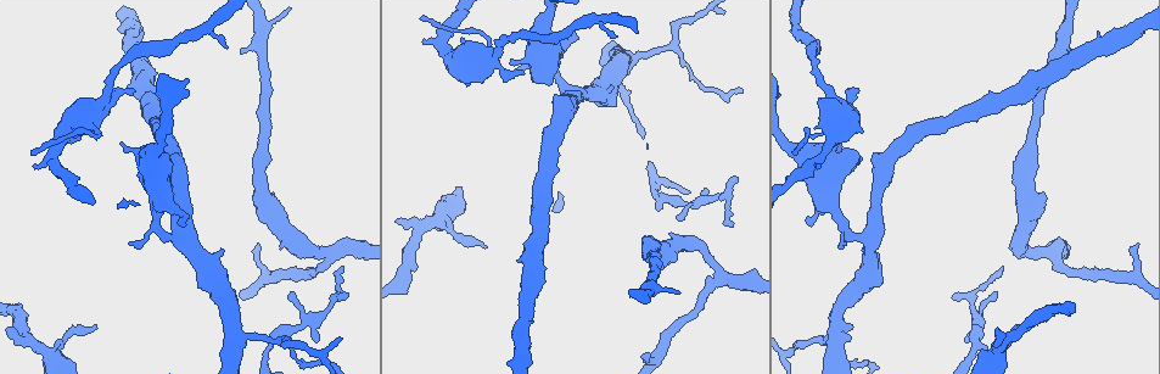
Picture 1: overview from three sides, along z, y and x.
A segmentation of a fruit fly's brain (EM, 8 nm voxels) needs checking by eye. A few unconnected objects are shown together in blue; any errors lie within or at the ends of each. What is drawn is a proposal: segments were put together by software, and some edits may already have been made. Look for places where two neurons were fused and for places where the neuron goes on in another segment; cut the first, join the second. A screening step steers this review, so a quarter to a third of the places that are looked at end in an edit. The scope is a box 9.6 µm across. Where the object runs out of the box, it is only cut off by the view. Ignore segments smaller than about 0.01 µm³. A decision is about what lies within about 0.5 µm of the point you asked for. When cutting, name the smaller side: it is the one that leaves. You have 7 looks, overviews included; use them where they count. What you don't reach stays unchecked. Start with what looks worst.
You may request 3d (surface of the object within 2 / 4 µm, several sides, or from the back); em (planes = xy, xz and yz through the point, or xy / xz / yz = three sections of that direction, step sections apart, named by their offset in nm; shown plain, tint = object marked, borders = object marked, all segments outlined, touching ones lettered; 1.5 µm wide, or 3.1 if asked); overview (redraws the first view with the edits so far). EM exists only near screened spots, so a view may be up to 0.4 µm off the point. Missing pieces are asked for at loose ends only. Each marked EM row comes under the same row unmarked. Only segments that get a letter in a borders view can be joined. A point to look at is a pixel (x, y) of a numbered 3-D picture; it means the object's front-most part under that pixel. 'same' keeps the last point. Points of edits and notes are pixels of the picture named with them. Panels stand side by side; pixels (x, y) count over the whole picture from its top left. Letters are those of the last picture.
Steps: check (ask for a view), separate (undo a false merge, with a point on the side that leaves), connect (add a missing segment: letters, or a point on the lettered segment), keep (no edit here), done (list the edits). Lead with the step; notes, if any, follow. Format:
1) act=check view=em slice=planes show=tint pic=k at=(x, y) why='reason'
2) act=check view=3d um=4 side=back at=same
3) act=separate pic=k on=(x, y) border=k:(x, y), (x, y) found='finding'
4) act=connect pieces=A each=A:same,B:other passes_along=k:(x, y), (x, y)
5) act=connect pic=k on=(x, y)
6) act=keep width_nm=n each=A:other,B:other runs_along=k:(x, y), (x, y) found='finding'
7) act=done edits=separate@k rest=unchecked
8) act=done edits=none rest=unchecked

act=check view=3d um=4 pic=1 at=(135, 92) why='an open end'

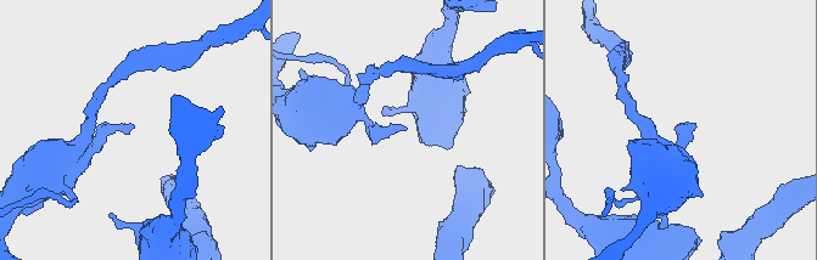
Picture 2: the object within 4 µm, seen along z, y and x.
act=check view=em slice=yz step=4 show=tint pic=2 at=(402, 127) why='need the tissue'

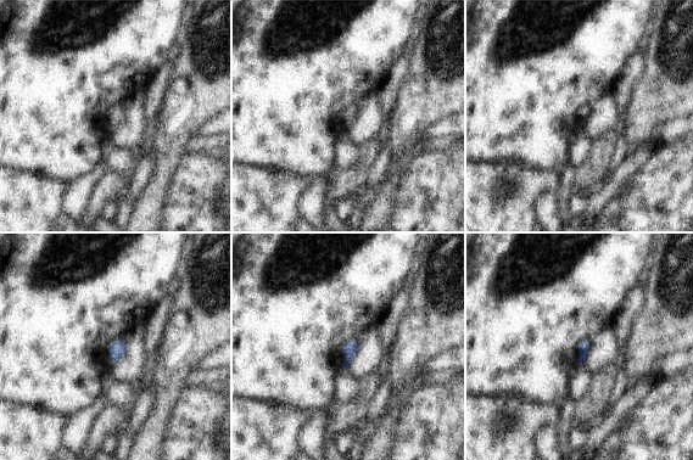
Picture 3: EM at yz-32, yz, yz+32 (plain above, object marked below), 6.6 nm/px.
act=check view=em slice=planes show=borders at=same

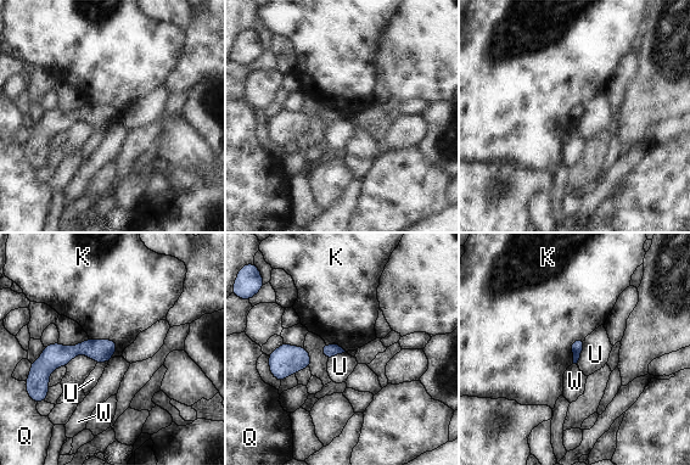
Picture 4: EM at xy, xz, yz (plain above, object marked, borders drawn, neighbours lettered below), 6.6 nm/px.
act=keep each=K:other,Q:other,U:other,W:other runs_along=4:(114, 346), (78, 348), (38, 368) found='no lettered segment goes on from it'

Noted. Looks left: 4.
act=check view=3d um=4 pic=1 at=(836, 338) why='three arms meet'

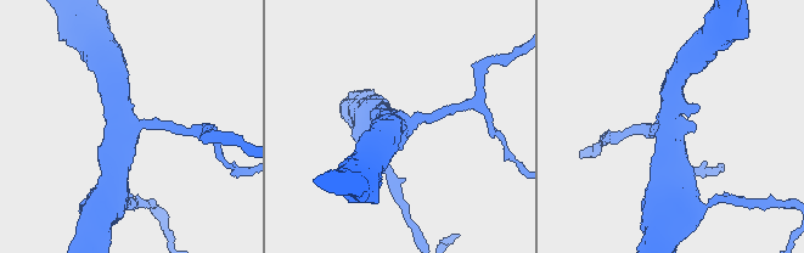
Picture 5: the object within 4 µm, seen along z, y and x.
act=check view=em slice=planes show=borders pic=5 at=(129, 126) arms=3 arm_widths_nm=160,340,400 why='now the EM'

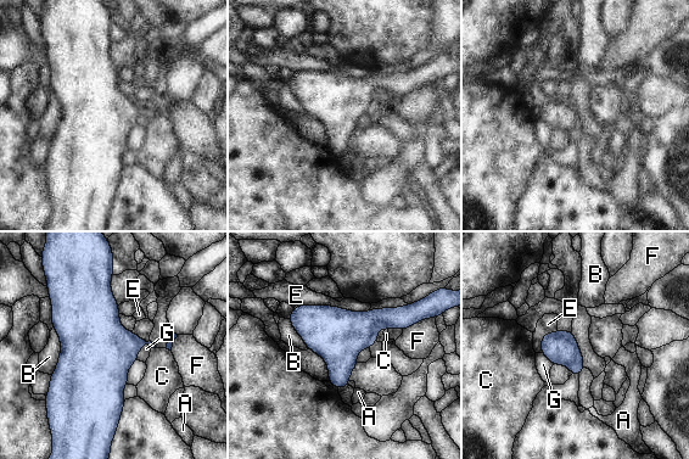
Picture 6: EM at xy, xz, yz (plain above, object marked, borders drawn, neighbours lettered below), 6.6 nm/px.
act=keep each=A:other,B:other,C:other,E:other,F:other,G:other border=6:(52, 326), (60, 358), (50, 374) found='all the same neuron'

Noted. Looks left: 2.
act=check view=em slice=planes show=tint pic=1 at=(736, 183) why='an open end'

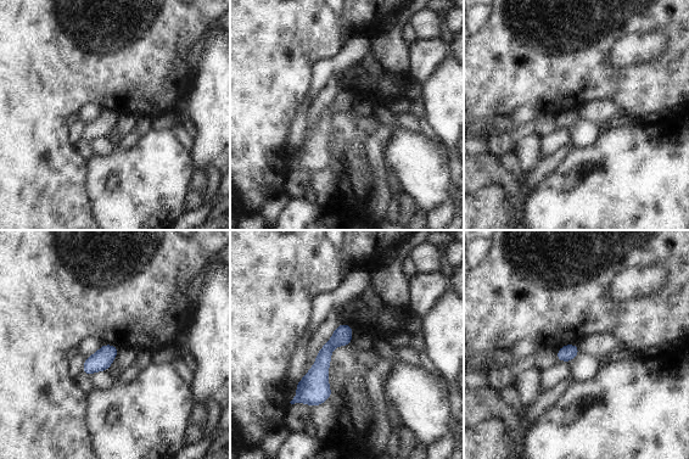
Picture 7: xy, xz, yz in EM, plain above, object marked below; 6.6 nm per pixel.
act=check view=em slice=planes show=borders at=same why='what lies round it'

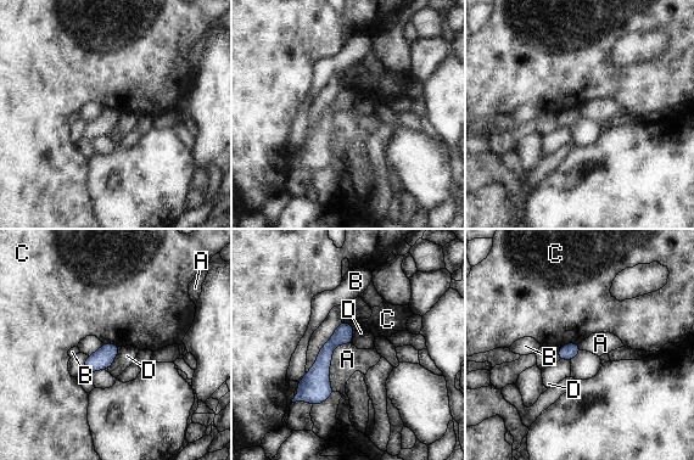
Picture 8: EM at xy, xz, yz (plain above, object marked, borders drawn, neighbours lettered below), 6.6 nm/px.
act=keep each=A:other,B:other,C:other,D:other runs_along=8:(348, 326), (298, 398) found='none of them fits'

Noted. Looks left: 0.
act=done edits=none rest=unchecked

